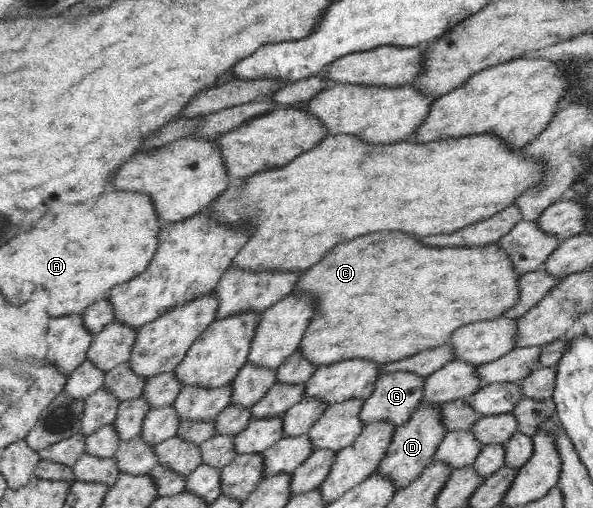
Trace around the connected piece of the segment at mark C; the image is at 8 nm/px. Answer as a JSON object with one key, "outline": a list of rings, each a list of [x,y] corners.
{"outline":[[[376,232],[372,236],[362,236],[362,238],[350,240],[348,244],[336,246],[336,250],[332,250],[326,260],[320,260],[320,264],[308,268],[306,274],[300,278],[300,284],[290,292],[290,294],[316,292],[316,296],[318,296],[316,299],[320,300],[320,308],[316,312],[316,318],[310,320],[312,324],[308,324],[308,328],[306,328],[302,340],[300,340],[298,350],[309,362],[312,362],[317,367],[348,359],[364,359],[374,361],[379,365],[403,360],[418,352],[448,343],[452,332],[462,328],[462,326],[480,322],[481,320],[492,320],[496,316],[500,316],[502,312],[510,310],[520,300],[520,293],[518,293],[518,278],[520,277],[516,273],[516,269],[514,269],[512,259],[496,243],[462,248],[430,248],[430,246],[420,244],[418,238],[414,238],[410,234],[404,234],[404,232]]]}

